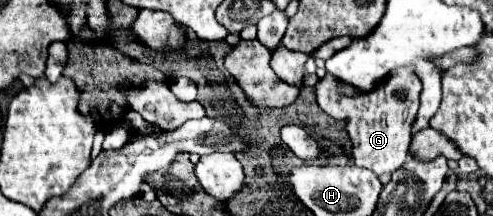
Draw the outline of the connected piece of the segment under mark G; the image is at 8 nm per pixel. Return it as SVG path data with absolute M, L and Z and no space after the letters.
M411 66L395 68L387 76L389 78L383 80L375 90L361 92L357 96L343 96L339 92L341 80L329 72L315 86L319 108L331 118L347 122L347 134L353 144L351 154L355 166L367 168L377 176L393 174L407 160L411 144L411 126L419 110L421 94L421 80L417 78L415 70L411 70Z

